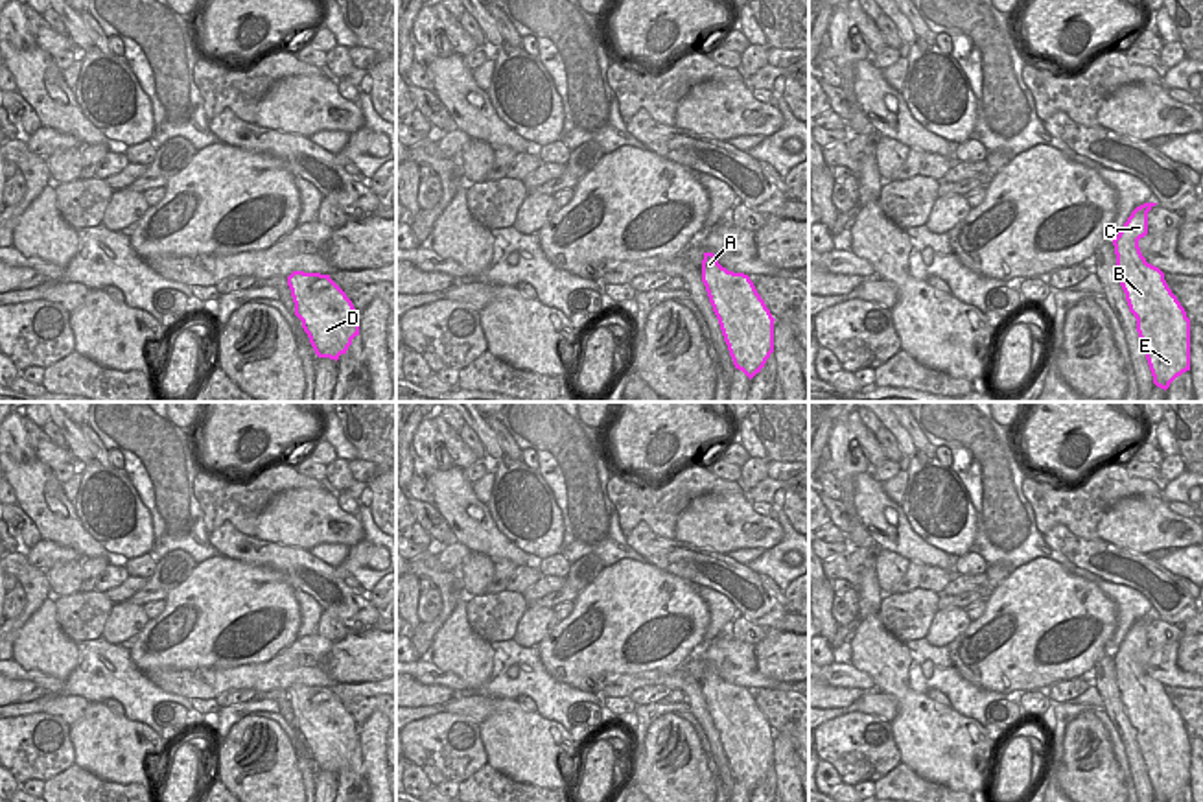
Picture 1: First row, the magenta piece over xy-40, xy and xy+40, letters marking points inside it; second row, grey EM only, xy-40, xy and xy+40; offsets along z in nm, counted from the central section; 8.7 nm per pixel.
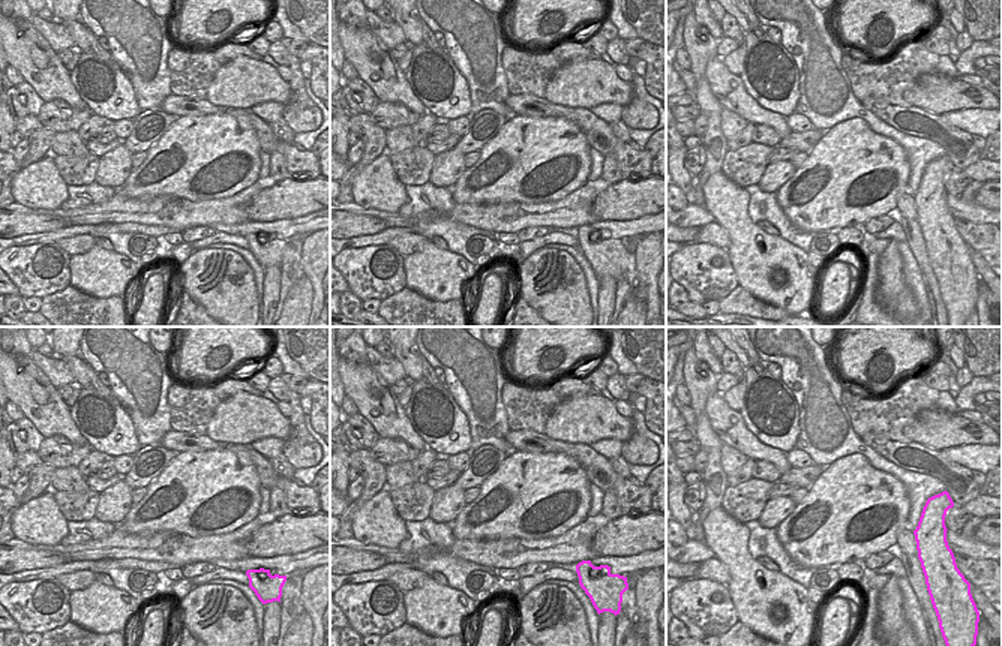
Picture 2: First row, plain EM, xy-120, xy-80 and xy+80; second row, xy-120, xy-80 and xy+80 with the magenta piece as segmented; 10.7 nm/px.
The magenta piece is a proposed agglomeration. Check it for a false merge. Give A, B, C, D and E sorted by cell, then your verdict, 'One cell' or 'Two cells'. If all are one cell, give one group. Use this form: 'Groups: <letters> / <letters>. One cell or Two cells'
Groups: A B C D E. One cell

